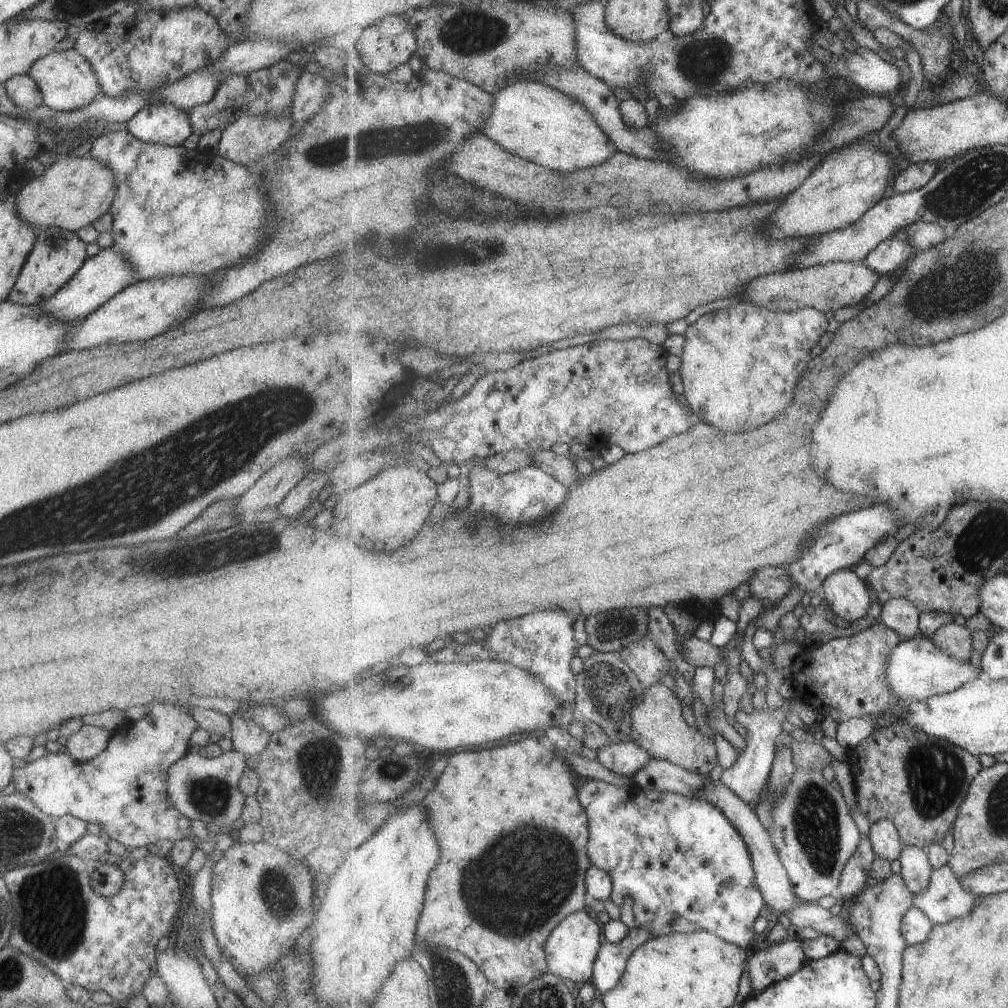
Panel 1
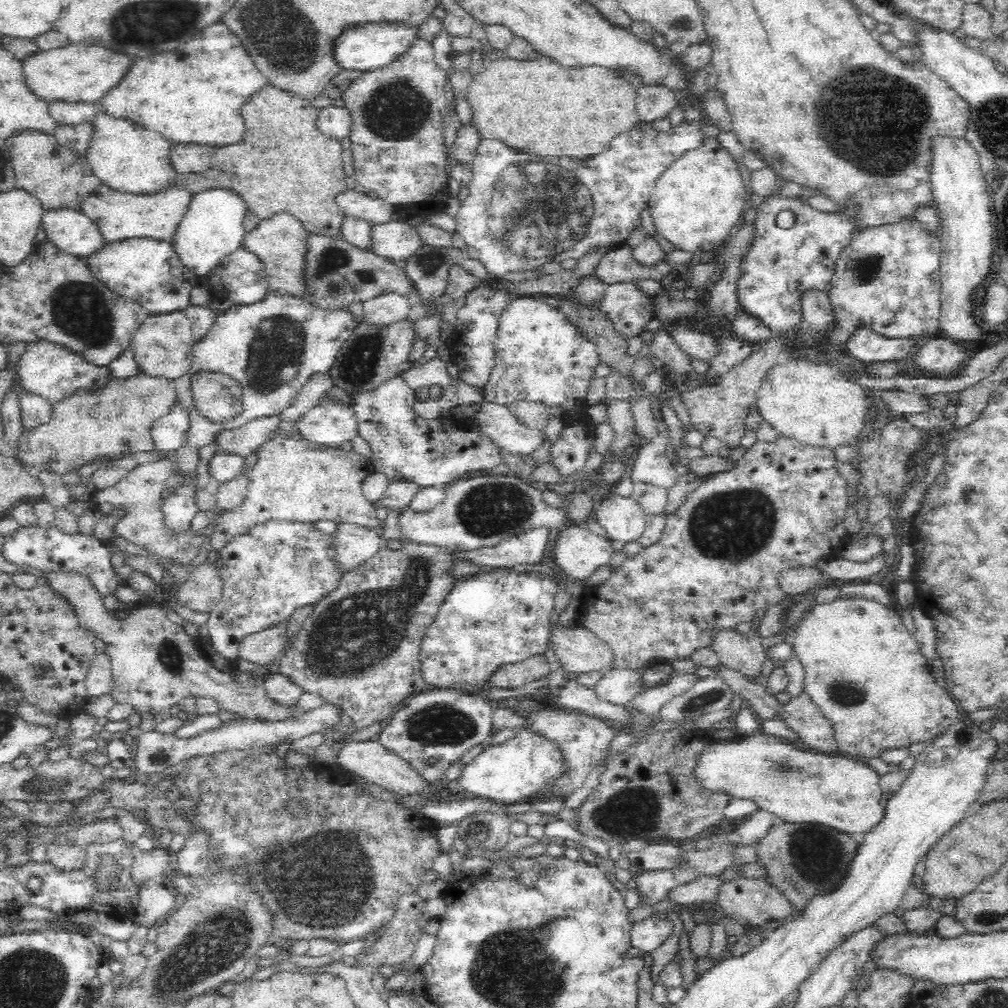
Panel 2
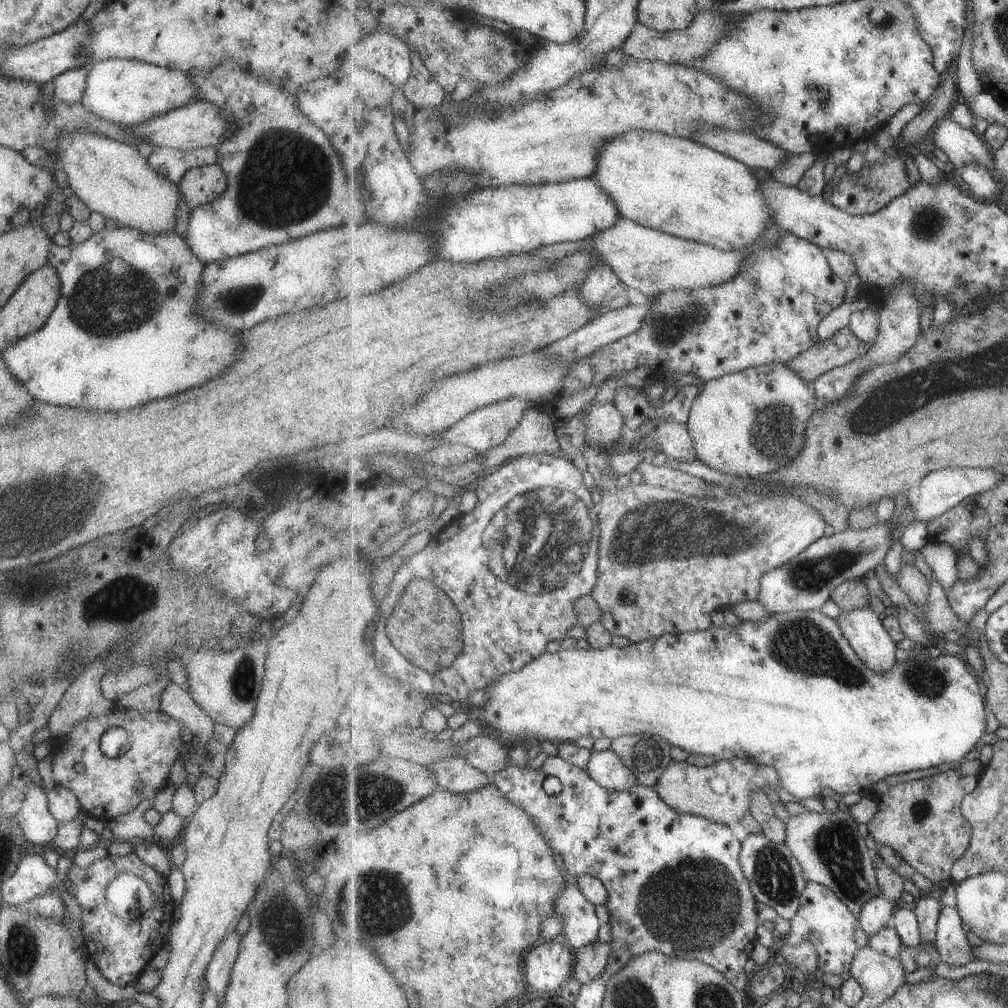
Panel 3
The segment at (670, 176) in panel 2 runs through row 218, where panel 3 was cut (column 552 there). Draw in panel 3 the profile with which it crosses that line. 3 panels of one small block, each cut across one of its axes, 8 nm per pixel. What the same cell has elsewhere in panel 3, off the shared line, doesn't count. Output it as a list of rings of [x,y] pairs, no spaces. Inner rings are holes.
[[[819,610],[811,611],[811,612],[798,612],[793,611],[789,613],[773,613],[773,616],[769,618],[769,620],[763,620],[763,622],[741,622],[739,624],[739,628],[737,626],[730,626],[726,624],[725,626],[715,626],[714,624],[707,631],[696,631],[693,633],[681,633],[681,634],[663,634],[661,638],[657,638],[655,640],[645,640],[645,642],[639,643],[631,643],[628,646],[623,648],[617,648],[617,646],[607,646],[607,648],[603,648],[603,650],[597,649],[586,649],[583,648],[574,648],[571,650],[563,650],[560,649],[558,652],[543,652],[541,656],[537,656],[533,662],[529,662],[525,668],[521,668],[521,670],[517,670],[517,672],[507,672],[507,674],[501,674],[501,676],[497,676],[493,682],[485,688],[485,692],[488,694],[488,699],[485,701],[483,706],[479,707],[479,712],[481,714],[481,719],[484,726],[490,732],[494,734],[498,733],[507,733],[516,741],[523,741],[525,743],[537,743],[541,741],[548,741],[550,739],[558,740],[561,743],[571,742],[575,743],[582,736],[589,736],[595,740],[601,739],[604,737],[608,737],[611,739],[620,738],[621,736],[633,735],[633,734],[659,734],[659,736],[663,736],[665,740],[669,740],[669,743],[673,746],[679,747],[684,750],[686,753],[690,754],[701,754],[709,757],[714,757],[717,761],[729,760],[733,761],[734,759],[744,759],[747,761],[752,761],[755,764],[759,764],[762,766],[771,766],[775,768],[780,775],[780,784],[783,787],[783,790],[787,791],[791,795],[793,795],[797,800],[803,800],[807,798],[814,798],[815,796],[820,796],[823,794],[823,790],[825,788],[833,788],[833,791],[839,794],[841,797],[845,796],[845,794],[853,794],[858,793],[864,795],[866,793],[870,793],[873,784],[877,784],[877,782],[885,780],[887,776],[897,776],[897,774],[905,774],[910,771],[916,770],[925,770],[928,768],[937,768],[937,766],[943,765],[943,763],[951,763],[951,762],[963,762],[967,754],[975,748],[975,744],[977,741],[987,734],[987,708],[986,708],[986,696],[985,696],[985,686],[984,684],[973,676],[974,672],[970,668],[969,664],[965,664],[962,658],[959,658],[957,655],[952,655],[951,653],[945,654],[945,656],[939,655],[937,658],[931,659],[925,650],[915,650],[915,655],[913,657],[909,656],[905,662],[895,662],[895,666],[893,666],[892,670],[885,672],[885,674],[879,674],[879,672],[875,672],[873,668],[869,668],[869,664],[866,664],[861,658],[858,656],[858,653],[854,650],[853,646],[851,646],[850,641],[847,640],[845,636],[843,636],[843,632],[841,632],[841,628],[839,628],[839,622],[837,619],[829,618],[829,616],[825,616],[823,612],[819,612]]]

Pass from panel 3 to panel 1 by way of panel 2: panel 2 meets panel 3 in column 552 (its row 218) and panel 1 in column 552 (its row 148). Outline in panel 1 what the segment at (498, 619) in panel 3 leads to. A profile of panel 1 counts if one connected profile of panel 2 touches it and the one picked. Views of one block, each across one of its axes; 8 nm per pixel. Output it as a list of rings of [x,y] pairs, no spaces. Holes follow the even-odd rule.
[[[473,465],[469,473],[470,503],[465,510],[493,512],[503,524],[533,524],[551,516],[553,510],[567,500],[568,486],[547,474],[541,467],[531,465],[521,470],[499,474]],[[551,608],[545,612],[531,612],[509,620],[509,628],[489,628],[483,640],[455,642],[441,652],[431,652],[429,662],[473,662],[473,660],[509,660],[521,668],[534,672],[544,685],[566,707],[571,707],[577,715],[578,683],[577,675],[571,670],[571,660],[578,656],[581,646],[575,638],[575,618],[563,608]]]

